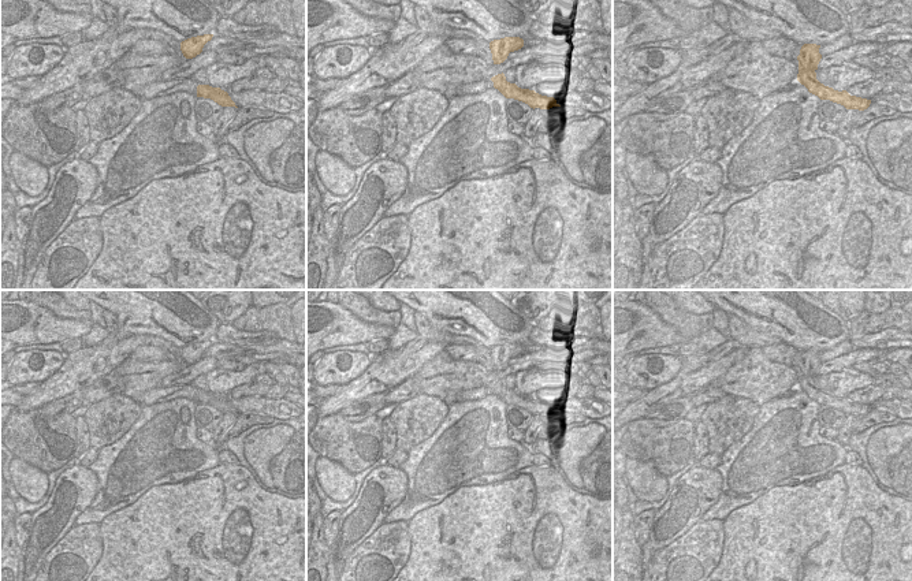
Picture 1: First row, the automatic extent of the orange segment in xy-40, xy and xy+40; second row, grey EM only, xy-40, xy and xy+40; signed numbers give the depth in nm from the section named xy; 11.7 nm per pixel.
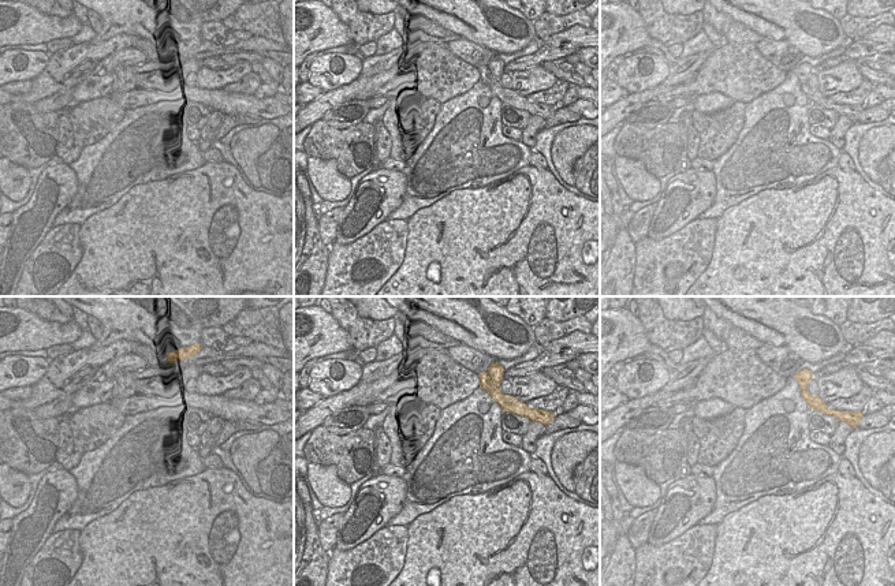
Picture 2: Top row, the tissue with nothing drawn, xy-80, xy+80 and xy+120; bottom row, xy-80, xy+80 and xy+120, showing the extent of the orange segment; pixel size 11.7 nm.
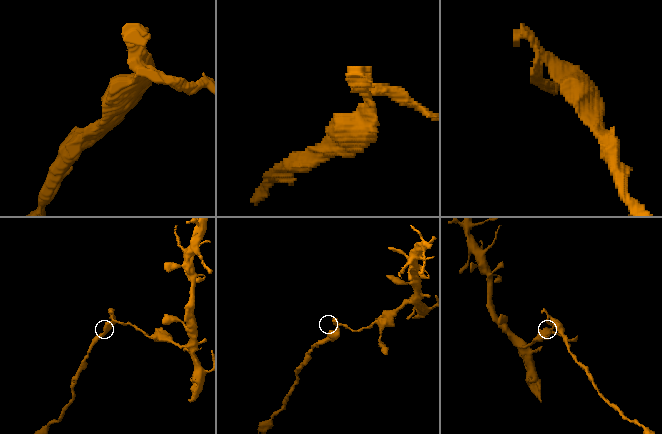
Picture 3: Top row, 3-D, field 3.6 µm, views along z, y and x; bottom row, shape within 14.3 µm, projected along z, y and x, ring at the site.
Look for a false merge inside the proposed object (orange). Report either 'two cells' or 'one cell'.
two cells

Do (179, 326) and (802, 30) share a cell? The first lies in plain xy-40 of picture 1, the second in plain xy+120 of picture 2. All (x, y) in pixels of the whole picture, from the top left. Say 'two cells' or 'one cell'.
one cell

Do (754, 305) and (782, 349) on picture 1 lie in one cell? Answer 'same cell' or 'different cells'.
different cells

